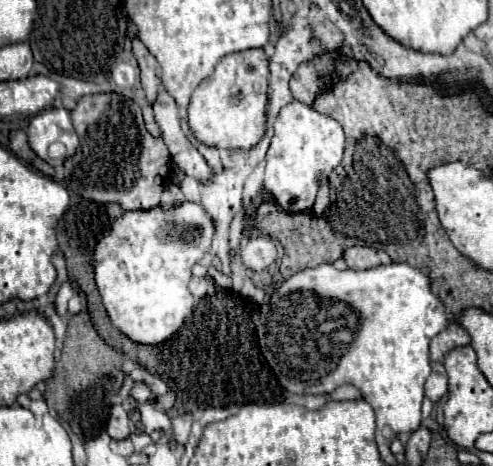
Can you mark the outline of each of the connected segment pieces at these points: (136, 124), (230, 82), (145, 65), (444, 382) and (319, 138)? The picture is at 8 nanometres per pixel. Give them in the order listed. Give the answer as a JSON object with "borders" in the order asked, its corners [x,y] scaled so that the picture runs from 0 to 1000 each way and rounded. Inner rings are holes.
{"borders":[[[[199,200],[199,204],[170,204],[158,212],[154,230],[142,238],[146,264],[154,273],[154,285],[162,294],[158,324],[134,341],[130,350],[130,397],[162,418],[174,431],[195,436],[239,436],[247,448],[304,448],[316,436],[325,436],[329,406],[337,397],[341,380],[341,354],[345,354],[345,324],[337,324],[337,311],[325,294],[308,294],[288,260],[284,230],[256,208],[243,208],[235,200]]],[[[503,105],[483,109],[450,122],[434,144],[430,161],[422,161],[389,200],[389,217],[381,225],[381,264],[394,294],[438,320],[507,320],[527,307],[531,290],[540,285],[540,230],[544,230],[544,127],[531,105]]],[[[280,79],[268,84],[268,114],[284,139],[284,165],[288,165],[288,187],[296,195],[296,212],[312,221],[316,200],[325,191],[325,139]]],[[[872,779],[872,788],[876,788],[876,800],[864,813],[860,835],[864,835],[864,852],[872,852],[876,861],[888,861],[909,839],[909,805],[897,779]]],[[[592,217],[572,230],[556,264],[556,294],[540,328],[535,406],[552,414],[564,440],[584,457],[629,453],[641,431],[649,388],[657,388],[690,354],[694,328],[698,281],[690,264],[665,247],[641,242],[637,230]]]]}

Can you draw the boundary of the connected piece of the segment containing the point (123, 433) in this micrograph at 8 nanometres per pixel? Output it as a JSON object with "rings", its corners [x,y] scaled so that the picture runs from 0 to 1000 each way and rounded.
{"rings":[[[231,869],[227,873],[215,925],[235,946],[247,946],[247,942],[260,942],[264,938],[264,899],[260,899],[260,886],[243,869]]]}

